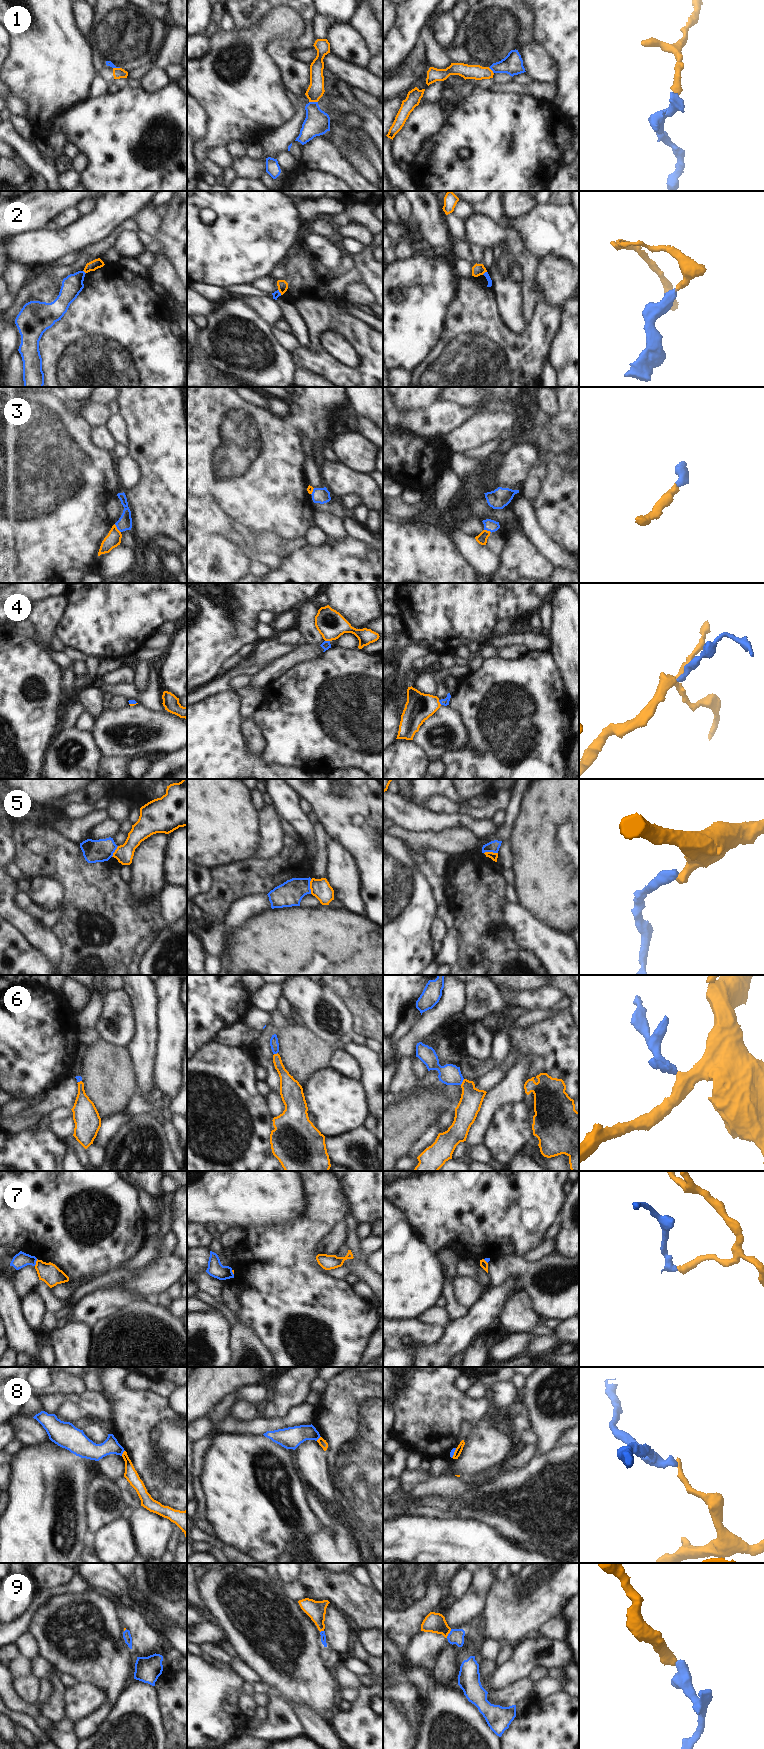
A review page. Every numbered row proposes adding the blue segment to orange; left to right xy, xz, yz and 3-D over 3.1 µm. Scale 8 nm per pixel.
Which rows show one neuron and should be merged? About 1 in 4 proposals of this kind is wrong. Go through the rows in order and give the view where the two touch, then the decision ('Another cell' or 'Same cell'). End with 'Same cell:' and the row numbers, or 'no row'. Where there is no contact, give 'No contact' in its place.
1: Touches orange in xz. Another cell
2: Touches orange in yz. Another cell
3: Touches orange in xy. Same cell
4: Touches orange in xz. Same cell
5: Touches orange in xz. Another cell
6: Touches orange in yz. Same cell
7: Touches orange in xy. Another cell
8: Touches orange in xy. Another cell
9: Touches orange in yz. Same cell
Same cell: 3, 4, 6, 9

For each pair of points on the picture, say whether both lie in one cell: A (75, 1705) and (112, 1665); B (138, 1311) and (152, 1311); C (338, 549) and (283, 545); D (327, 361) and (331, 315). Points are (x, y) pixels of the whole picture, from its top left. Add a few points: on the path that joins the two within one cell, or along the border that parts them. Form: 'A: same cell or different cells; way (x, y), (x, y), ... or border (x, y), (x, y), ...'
A: different cells; border (77, 1682), (101, 1687), (107, 1693), (107, 1702)
B: same cell; way (141, 1311), (149, 1311)
C: different cells; border (309, 544), (296, 549), (288, 555), (282, 556)
D: same cell; way (317, 350), (317, 329), (320, 326)

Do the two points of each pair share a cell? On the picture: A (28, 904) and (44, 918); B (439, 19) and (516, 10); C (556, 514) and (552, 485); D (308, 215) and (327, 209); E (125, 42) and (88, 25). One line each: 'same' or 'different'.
A: same
B: different
C: same
D: same
E: different

